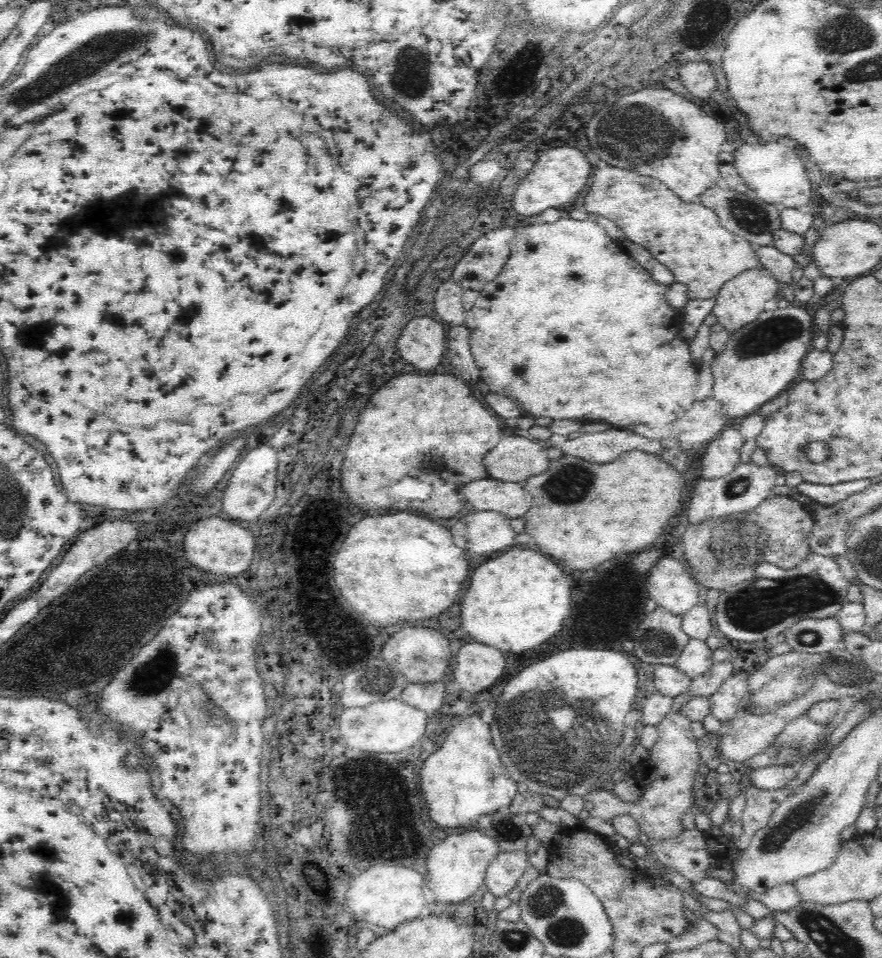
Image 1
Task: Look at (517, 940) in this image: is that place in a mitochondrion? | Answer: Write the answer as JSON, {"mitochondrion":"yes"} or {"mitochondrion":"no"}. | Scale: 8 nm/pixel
{"mitochondrion":"yes"}

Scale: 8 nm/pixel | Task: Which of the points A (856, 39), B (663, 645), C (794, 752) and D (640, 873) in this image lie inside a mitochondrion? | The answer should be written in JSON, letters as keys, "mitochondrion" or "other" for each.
{"A":"mitochondrion","B":"mitochondrion","C":"mitochondrion","D":"other"}

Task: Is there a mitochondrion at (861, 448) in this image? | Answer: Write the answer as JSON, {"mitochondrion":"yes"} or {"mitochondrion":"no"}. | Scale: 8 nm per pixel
{"mitochondrion":"yes"}

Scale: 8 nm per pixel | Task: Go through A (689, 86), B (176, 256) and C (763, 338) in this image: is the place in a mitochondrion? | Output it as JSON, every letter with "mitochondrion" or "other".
{"A":"other","B":"other","C":"mitochondrion"}

